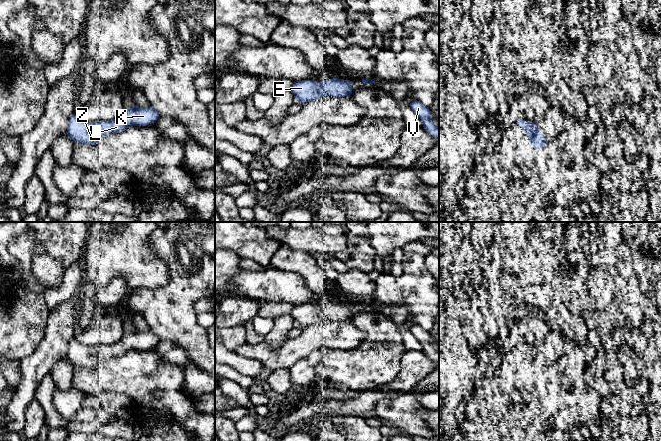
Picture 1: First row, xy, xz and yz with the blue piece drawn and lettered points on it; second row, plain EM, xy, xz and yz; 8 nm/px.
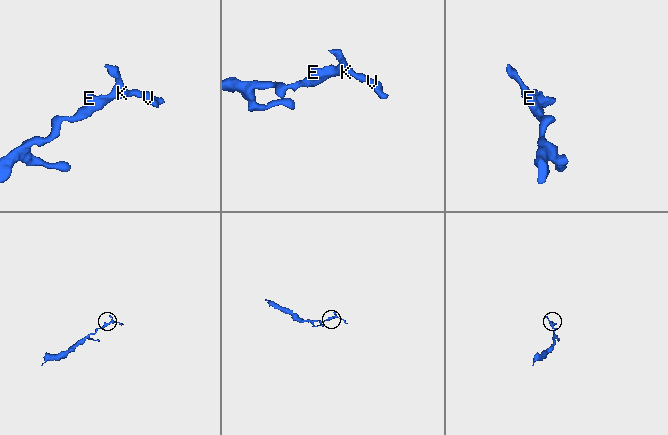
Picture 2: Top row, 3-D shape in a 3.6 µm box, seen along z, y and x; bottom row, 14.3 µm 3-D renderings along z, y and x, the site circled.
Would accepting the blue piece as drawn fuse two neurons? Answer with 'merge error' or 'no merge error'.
no merge error

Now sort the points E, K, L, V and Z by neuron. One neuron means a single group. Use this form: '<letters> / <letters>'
E K L V Z

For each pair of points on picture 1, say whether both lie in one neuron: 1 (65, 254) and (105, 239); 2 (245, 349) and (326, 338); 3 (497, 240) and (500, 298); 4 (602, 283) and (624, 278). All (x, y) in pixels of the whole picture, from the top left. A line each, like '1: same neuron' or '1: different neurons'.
1: different neurons
2: same neuron
3: same neuron
4: different neurons

